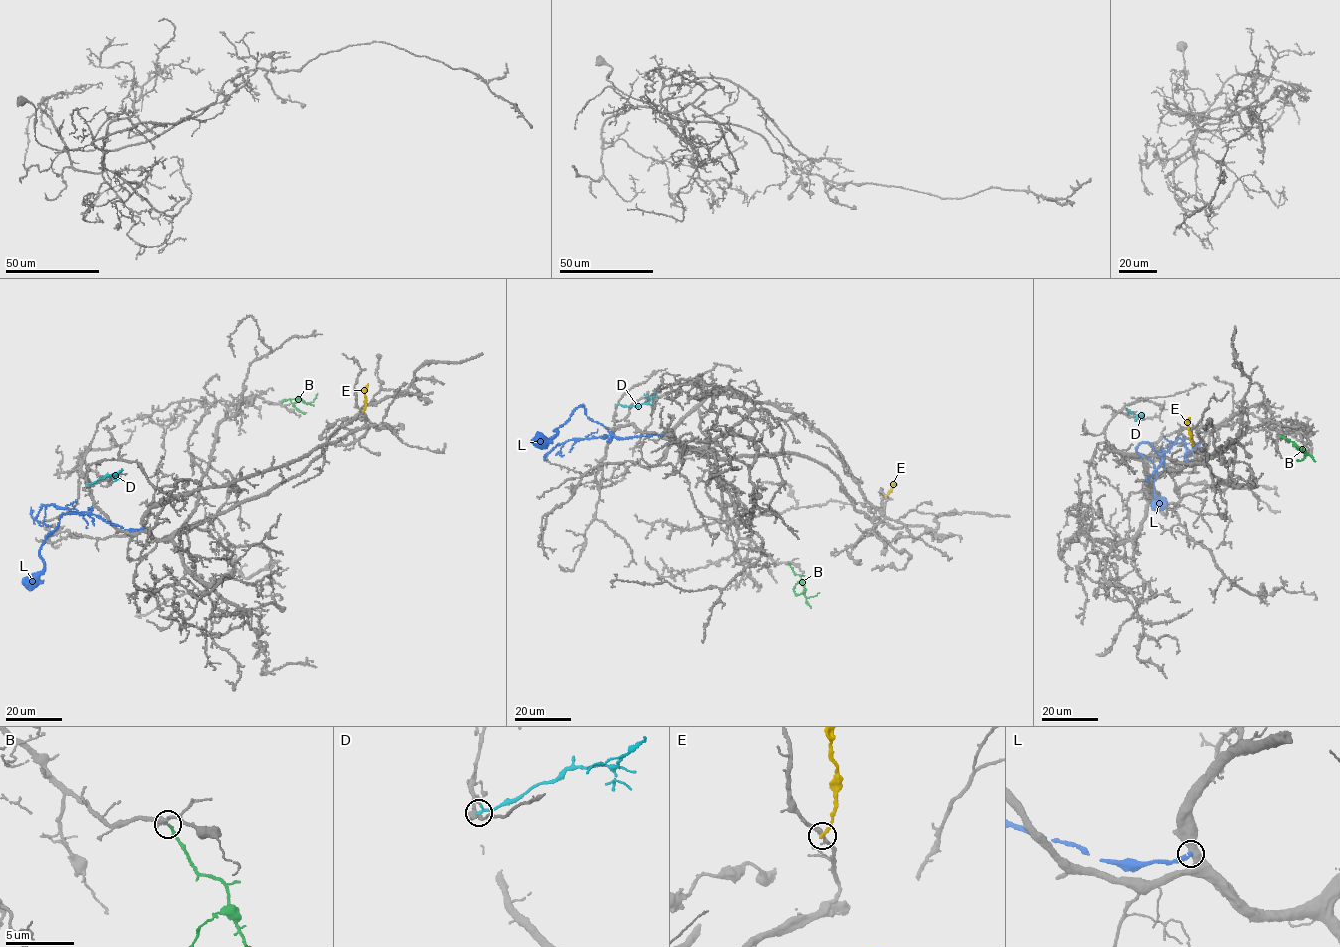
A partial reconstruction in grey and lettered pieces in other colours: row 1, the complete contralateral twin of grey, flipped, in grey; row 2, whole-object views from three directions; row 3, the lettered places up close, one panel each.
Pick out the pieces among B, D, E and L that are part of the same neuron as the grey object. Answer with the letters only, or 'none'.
B

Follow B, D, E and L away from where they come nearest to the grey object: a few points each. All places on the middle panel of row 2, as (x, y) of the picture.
B: (789, 564), (800, 576), (806, 598), (819, 592)
D: (618, 404), (639, 405), (650, 397), (643, 394)
E: (886, 495), (893, 483), (896, 485)
L: (662, 435), (617, 438), (587, 417), (580, 406), (551, 438), (531, 441)

